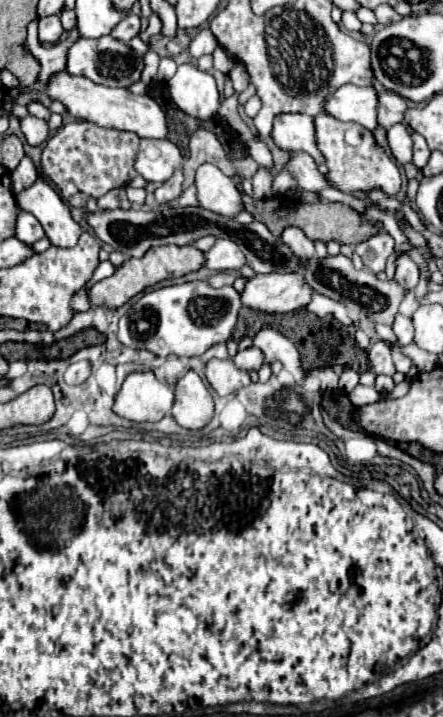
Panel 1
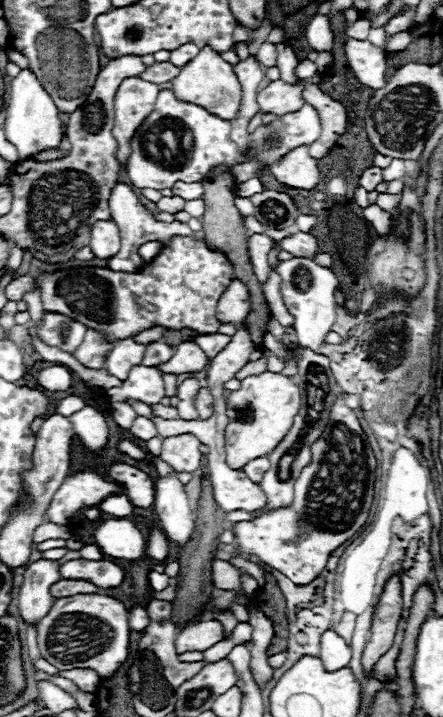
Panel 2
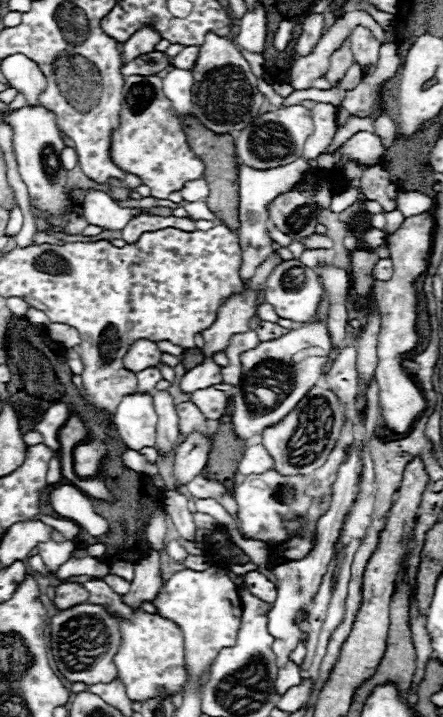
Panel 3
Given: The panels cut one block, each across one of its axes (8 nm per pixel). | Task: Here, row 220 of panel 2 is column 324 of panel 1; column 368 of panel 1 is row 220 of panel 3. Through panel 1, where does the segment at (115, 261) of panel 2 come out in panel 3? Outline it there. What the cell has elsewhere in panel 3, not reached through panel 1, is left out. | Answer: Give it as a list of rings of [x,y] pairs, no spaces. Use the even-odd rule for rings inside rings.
[[[140,214],[136,218],[132,218],[124,230],[122,230],[122,240],[132,244],[136,242],[144,232],[154,232],[160,228],[178,228],[184,232],[194,232],[196,224],[190,218],[176,218],[176,216],[154,216],[154,214]]]

